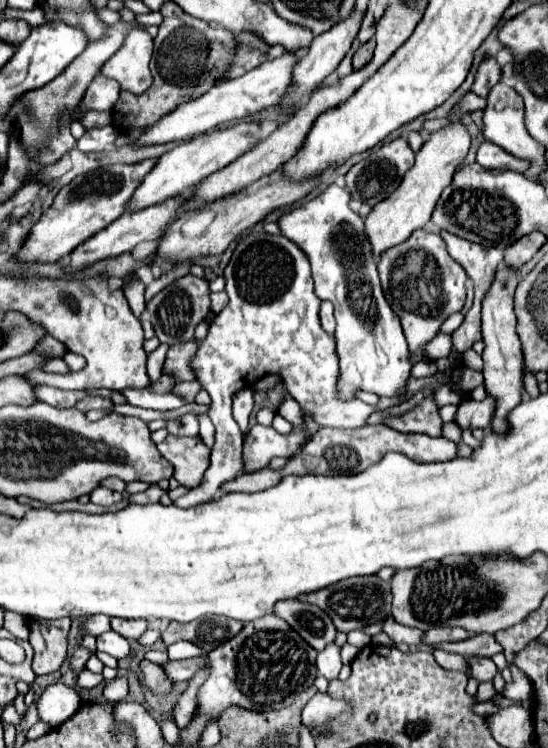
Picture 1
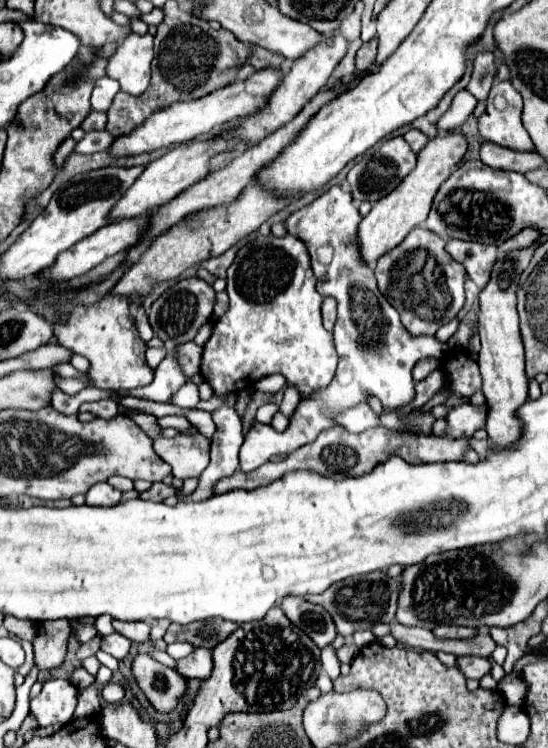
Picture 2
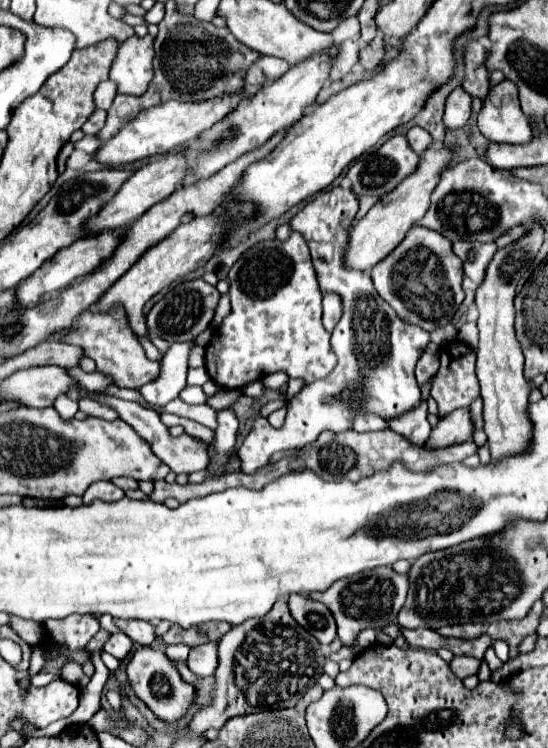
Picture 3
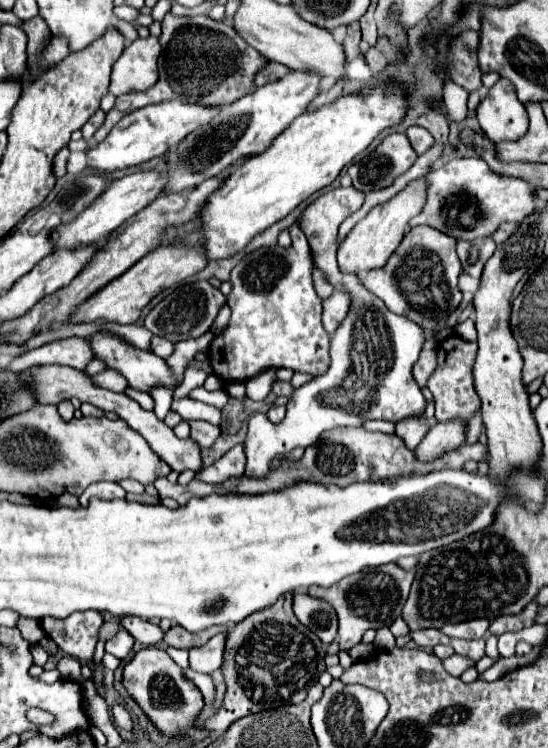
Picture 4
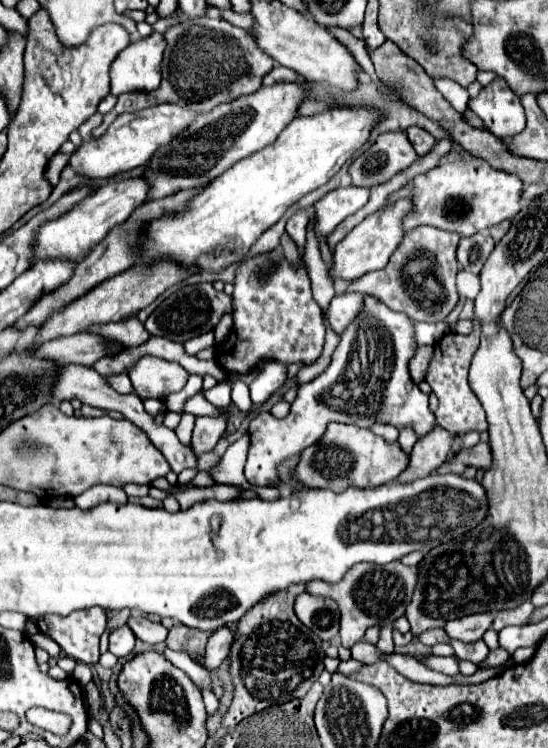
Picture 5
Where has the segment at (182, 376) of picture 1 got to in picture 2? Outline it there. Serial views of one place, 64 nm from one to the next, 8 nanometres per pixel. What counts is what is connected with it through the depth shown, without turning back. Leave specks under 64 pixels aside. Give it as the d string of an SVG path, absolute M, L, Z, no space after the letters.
M186 342L182 346L176 348L178 356L180 356L180 366L184 370L184 374L190 378L192 374L196 374L200 370L200 352L202 348L196 346L194 342Z

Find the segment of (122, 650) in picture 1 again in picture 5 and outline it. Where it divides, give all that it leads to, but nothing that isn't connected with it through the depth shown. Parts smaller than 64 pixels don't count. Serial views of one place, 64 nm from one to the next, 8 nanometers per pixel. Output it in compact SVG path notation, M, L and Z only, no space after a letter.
M128 624L116 628L116 632L110 634L110 652L118 658L124 658L128 656L132 650L134 650L134 642L136 642L136 636L134 632L128 628Z

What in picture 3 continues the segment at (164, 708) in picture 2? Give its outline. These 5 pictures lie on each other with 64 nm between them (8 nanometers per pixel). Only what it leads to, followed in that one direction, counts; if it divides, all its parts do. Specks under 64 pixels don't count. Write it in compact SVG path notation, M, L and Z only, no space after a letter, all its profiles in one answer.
M154 648L136 650L128 662L126 674L136 696L166 724L178 724L184 718L184 714L190 710L190 706L194 706L196 702L194 686L190 686L180 678L172 660L160 650L154 650Z

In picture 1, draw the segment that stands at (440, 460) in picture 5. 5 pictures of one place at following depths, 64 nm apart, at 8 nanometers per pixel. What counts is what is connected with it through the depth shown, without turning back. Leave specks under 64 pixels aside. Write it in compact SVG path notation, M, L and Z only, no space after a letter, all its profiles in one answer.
M486 396L482 402L474 402L474 400L466 398L458 406L454 422L460 426L460 430L466 430L466 428L488 430L492 414L494 414L494 400L490 396Z

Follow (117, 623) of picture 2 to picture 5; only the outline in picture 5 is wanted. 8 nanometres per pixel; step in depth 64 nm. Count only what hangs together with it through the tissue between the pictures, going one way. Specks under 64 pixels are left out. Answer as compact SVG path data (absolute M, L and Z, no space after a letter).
M130 616L128 626L136 634L136 638L140 638L140 640L144 640L148 644L160 644L168 636L168 630L160 622L154 622L154 620L146 618L146 616Z

